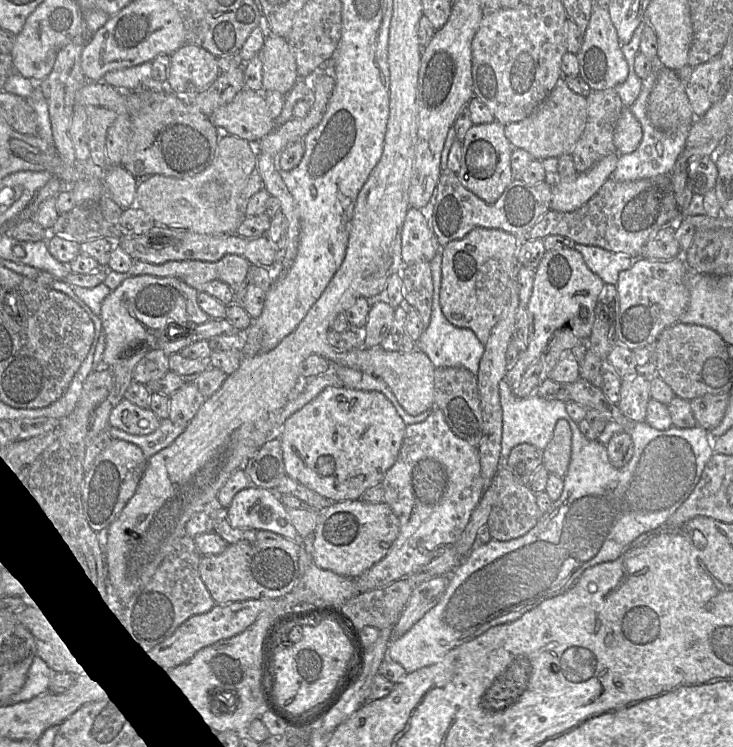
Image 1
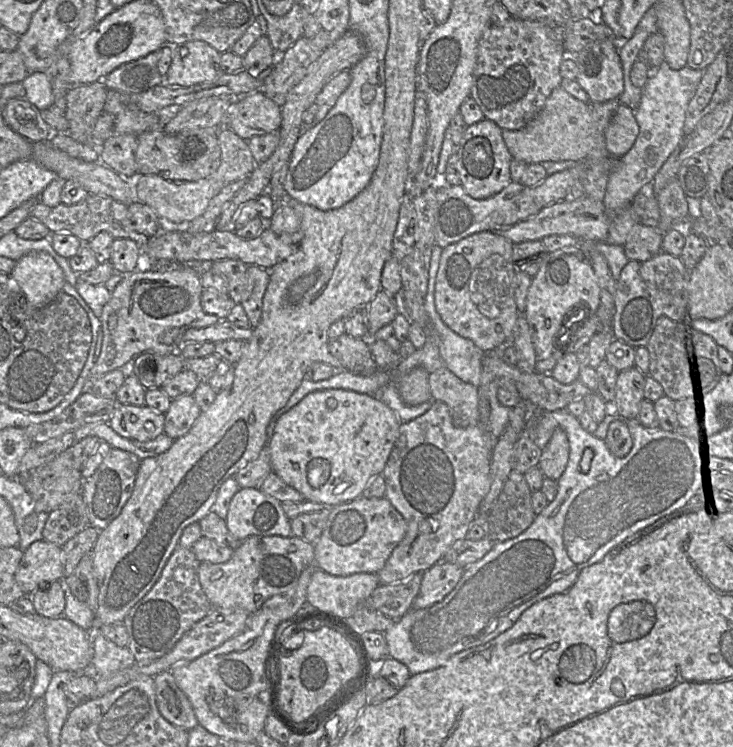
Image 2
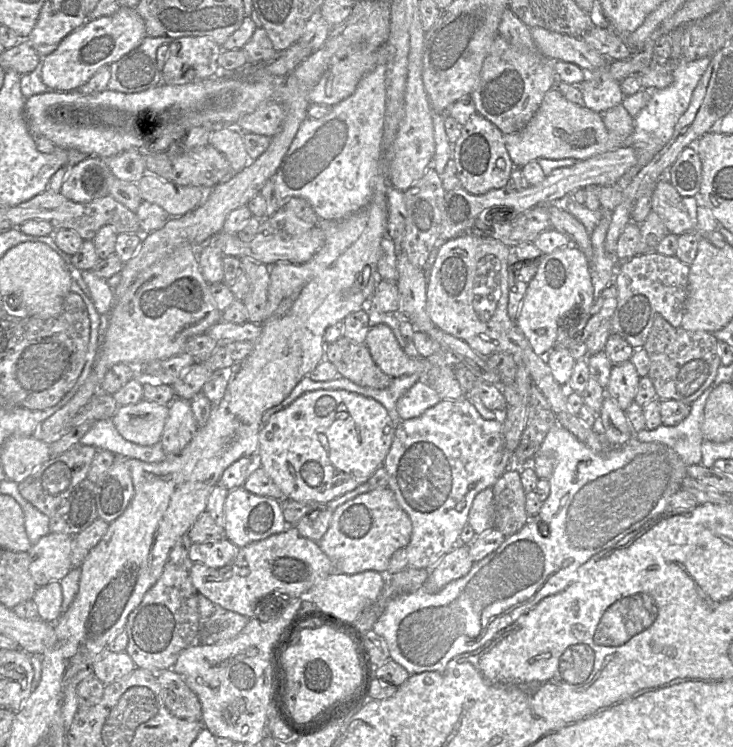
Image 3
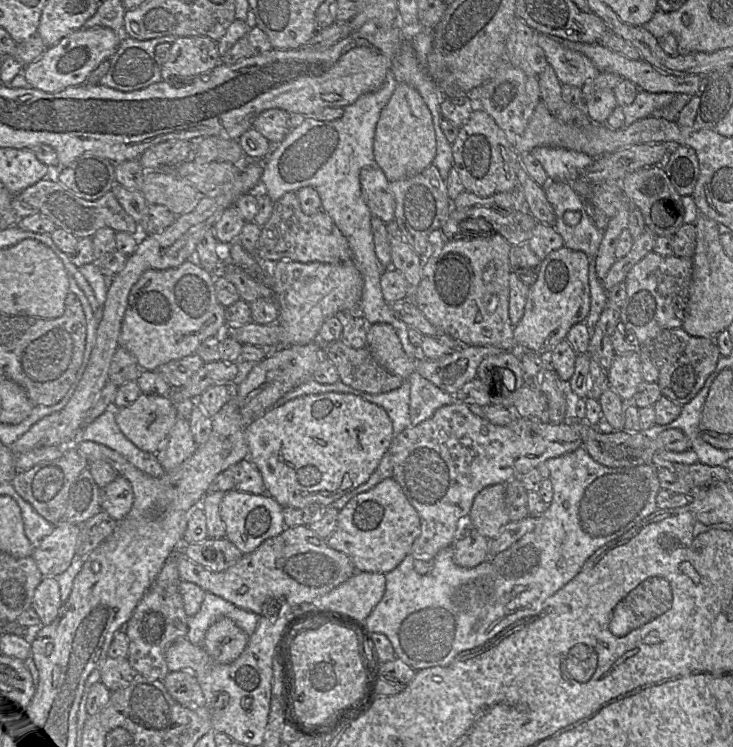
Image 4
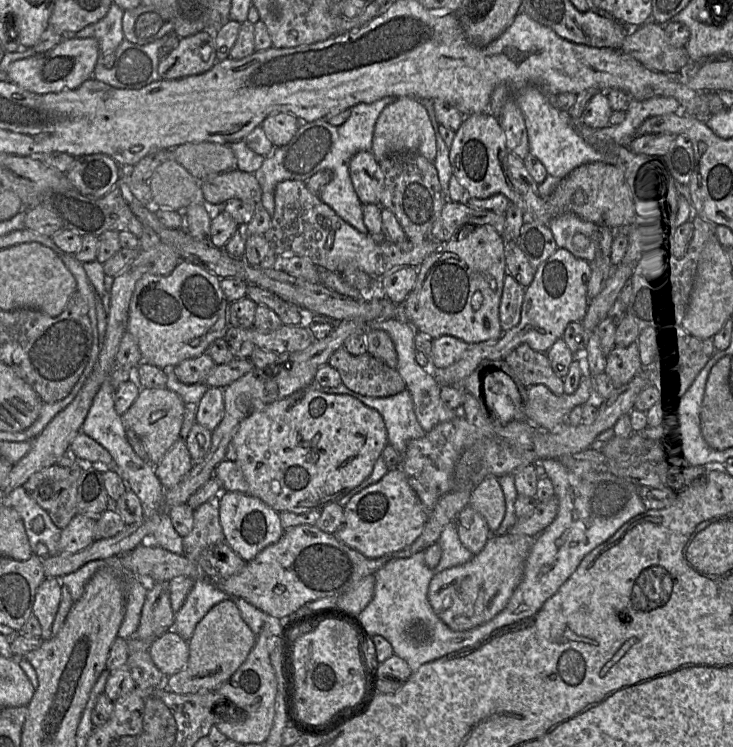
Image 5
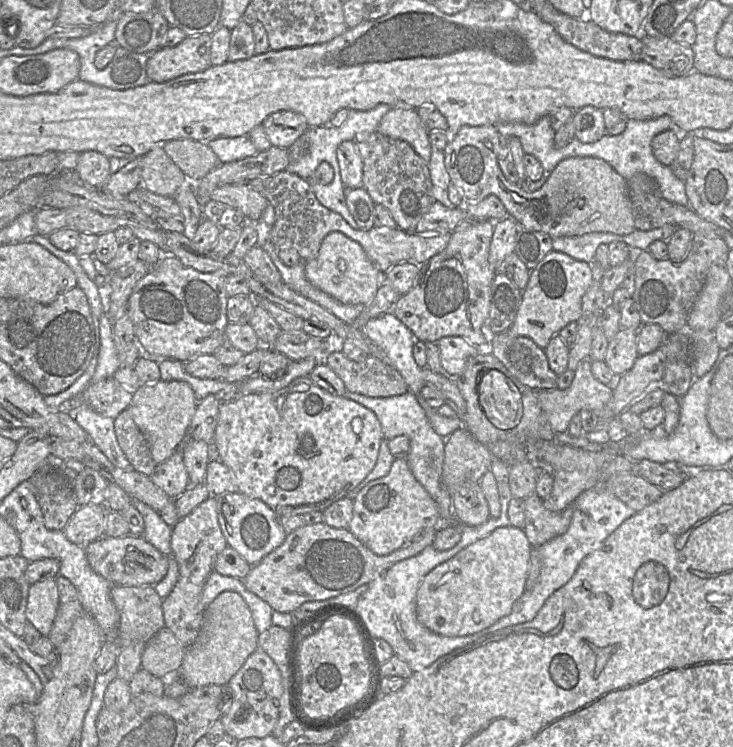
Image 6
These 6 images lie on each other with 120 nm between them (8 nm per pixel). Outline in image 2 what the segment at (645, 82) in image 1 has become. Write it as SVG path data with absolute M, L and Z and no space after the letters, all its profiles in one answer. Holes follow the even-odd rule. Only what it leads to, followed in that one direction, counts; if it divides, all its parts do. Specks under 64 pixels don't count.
M666 61L657 69L651 69L651 74L642 88L641 101L634 110L639 125L637 139L628 153L618 159L609 174L603 200L609 213L615 213L631 206L635 195L651 186L658 171L677 148L684 136L687 106L704 72L703 69L692 69L687 66L674 70Z

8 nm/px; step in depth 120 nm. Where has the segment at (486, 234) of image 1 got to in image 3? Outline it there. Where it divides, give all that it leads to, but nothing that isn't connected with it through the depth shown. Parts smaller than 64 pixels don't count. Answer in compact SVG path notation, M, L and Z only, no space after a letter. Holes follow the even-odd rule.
M470 233L441 241L427 279L426 311L440 330L465 341L482 357L493 353L508 353L516 363L522 363L532 383L538 387L555 413L557 423L575 435L596 454L606 455L610 445L604 434L589 427L568 407L566 387L557 383L546 362L533 351L529 341L508 315L508 255L509 247L486 234Z

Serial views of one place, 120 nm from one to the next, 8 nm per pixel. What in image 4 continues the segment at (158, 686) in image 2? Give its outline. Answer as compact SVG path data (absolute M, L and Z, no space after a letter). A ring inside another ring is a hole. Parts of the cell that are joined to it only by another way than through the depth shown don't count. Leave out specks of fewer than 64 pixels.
M186 670L169 671L162 680L171 697L179 704L196 709L205 706L205 698L196 678Z

